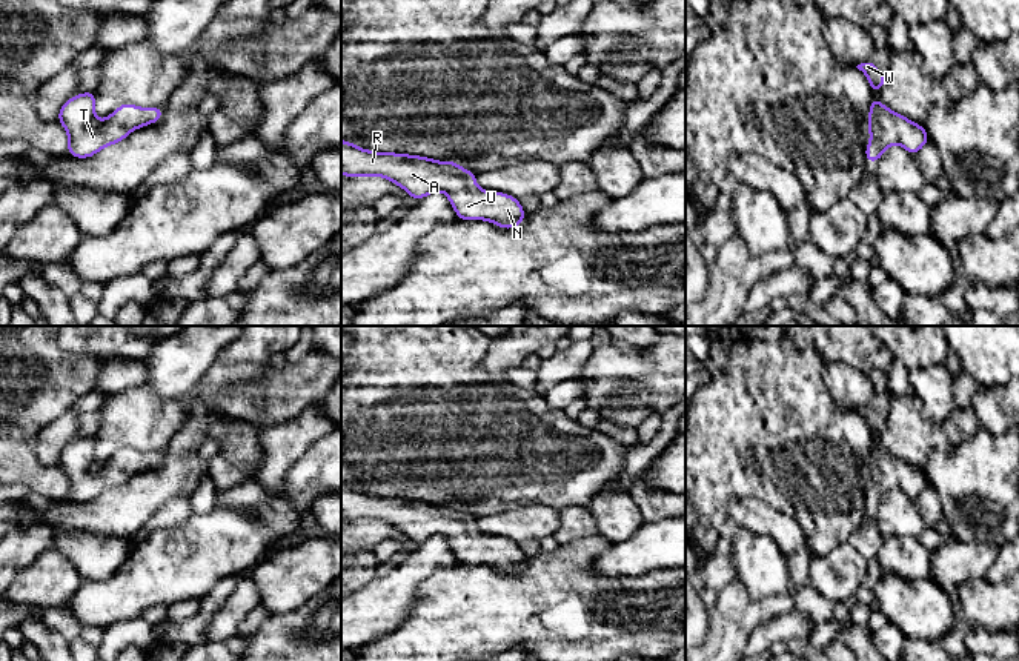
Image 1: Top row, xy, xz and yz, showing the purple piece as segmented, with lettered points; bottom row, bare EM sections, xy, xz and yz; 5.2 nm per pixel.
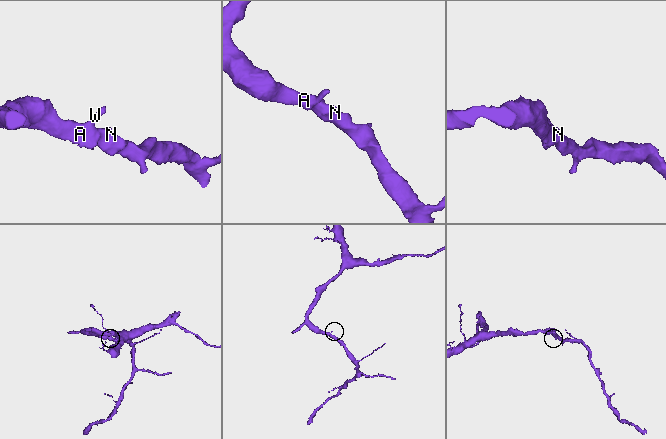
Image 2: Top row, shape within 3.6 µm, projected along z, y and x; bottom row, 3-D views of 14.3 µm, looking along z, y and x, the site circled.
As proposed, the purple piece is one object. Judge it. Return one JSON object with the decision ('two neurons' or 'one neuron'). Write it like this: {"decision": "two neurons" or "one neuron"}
{"decision": "one neuron"}

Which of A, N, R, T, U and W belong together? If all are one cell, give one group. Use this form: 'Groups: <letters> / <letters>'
Groups: A N R T U W

